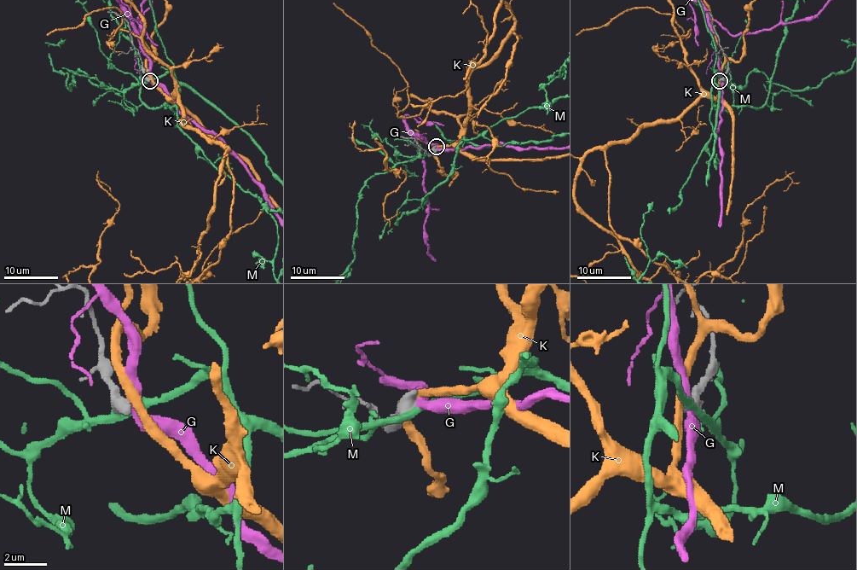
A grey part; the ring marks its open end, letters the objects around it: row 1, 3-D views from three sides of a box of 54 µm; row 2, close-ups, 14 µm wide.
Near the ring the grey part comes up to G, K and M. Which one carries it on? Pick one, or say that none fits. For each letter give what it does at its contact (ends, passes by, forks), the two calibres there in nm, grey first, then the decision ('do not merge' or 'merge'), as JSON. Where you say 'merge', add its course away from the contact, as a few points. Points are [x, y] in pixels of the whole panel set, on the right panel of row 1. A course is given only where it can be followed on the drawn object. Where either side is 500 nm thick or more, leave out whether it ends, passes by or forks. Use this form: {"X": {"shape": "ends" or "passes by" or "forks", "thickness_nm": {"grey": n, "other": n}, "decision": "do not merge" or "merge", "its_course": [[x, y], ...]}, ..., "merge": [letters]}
{"G": {"thickness_nm": {"grey": 650, "other": 400}, "decision": "do not merge"}, "K": {"thickness_nm": {"grey": 600, "other": 380}, "decision": "do not merge"}, "M": {"thickness_nm": {"grey": 650, "other": 320}, "decision": "do not merge"}, "merge": []}

